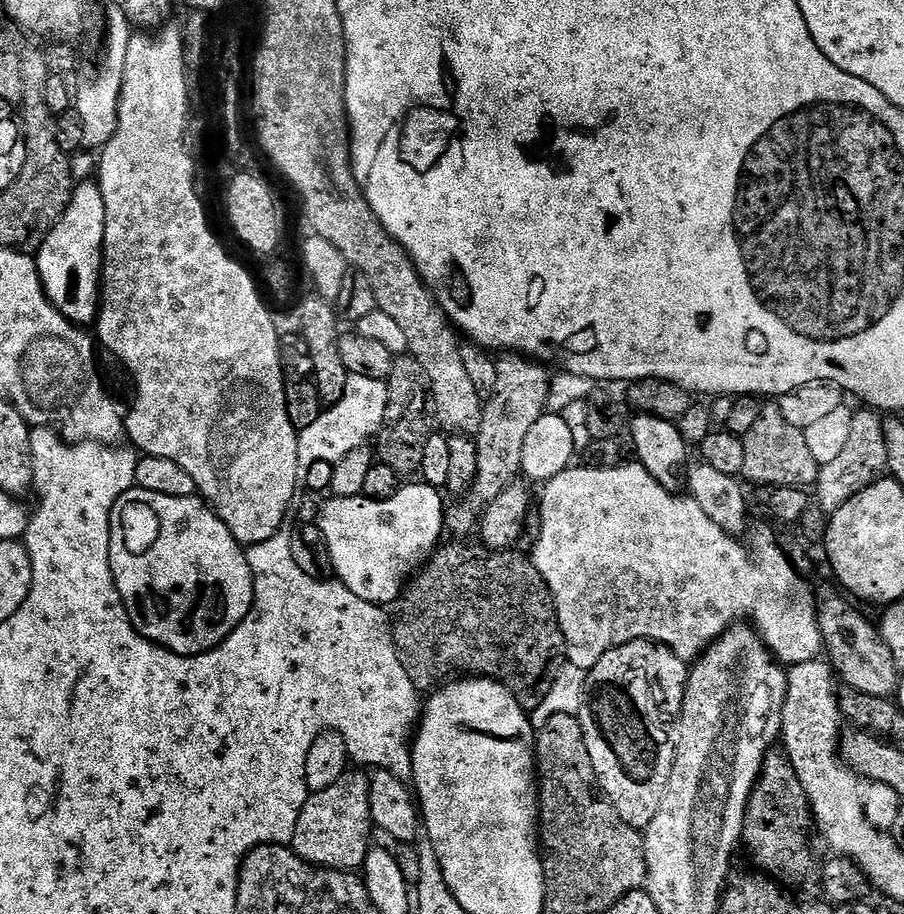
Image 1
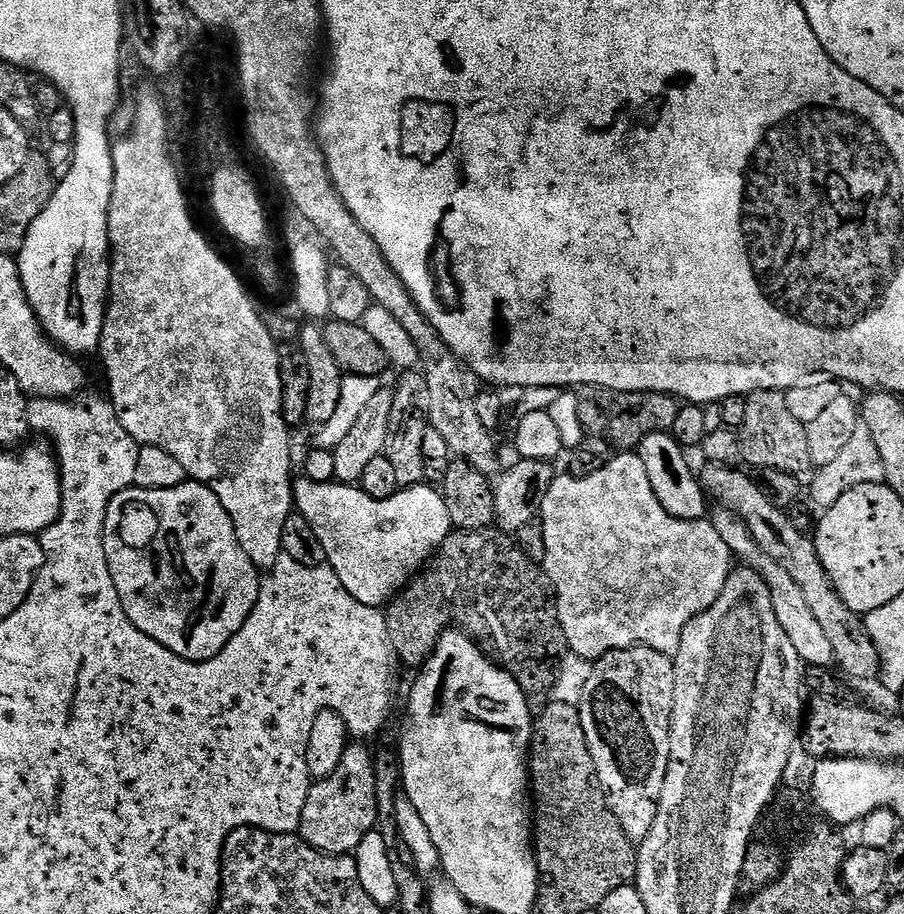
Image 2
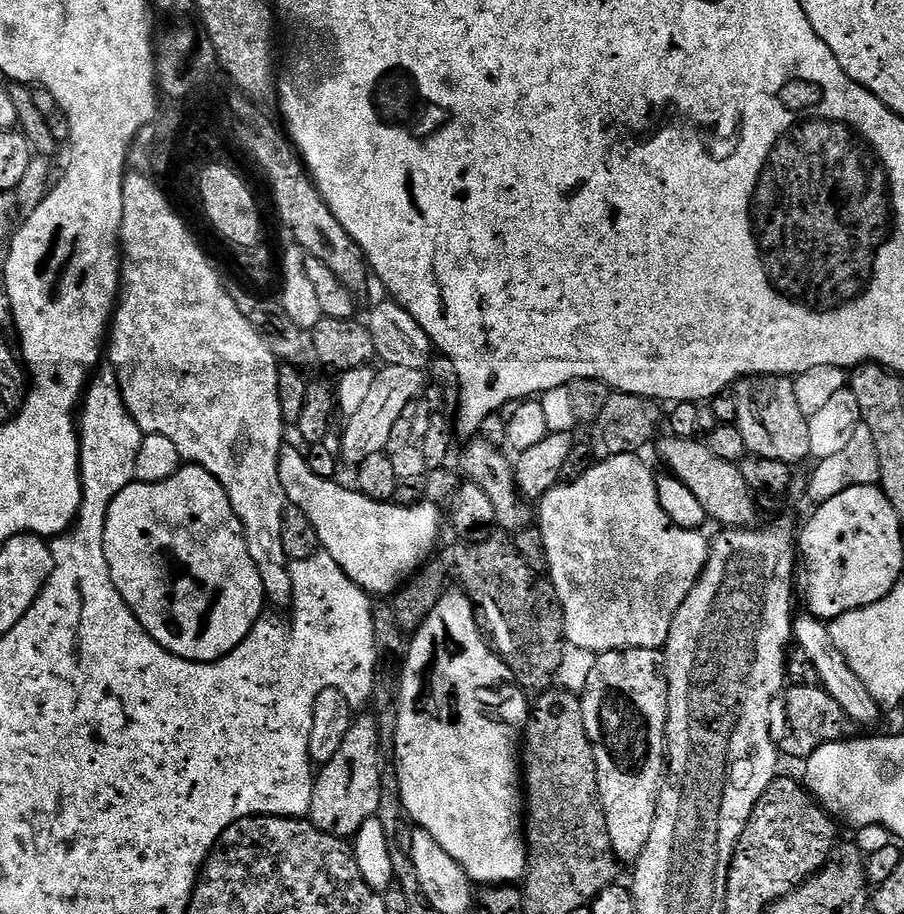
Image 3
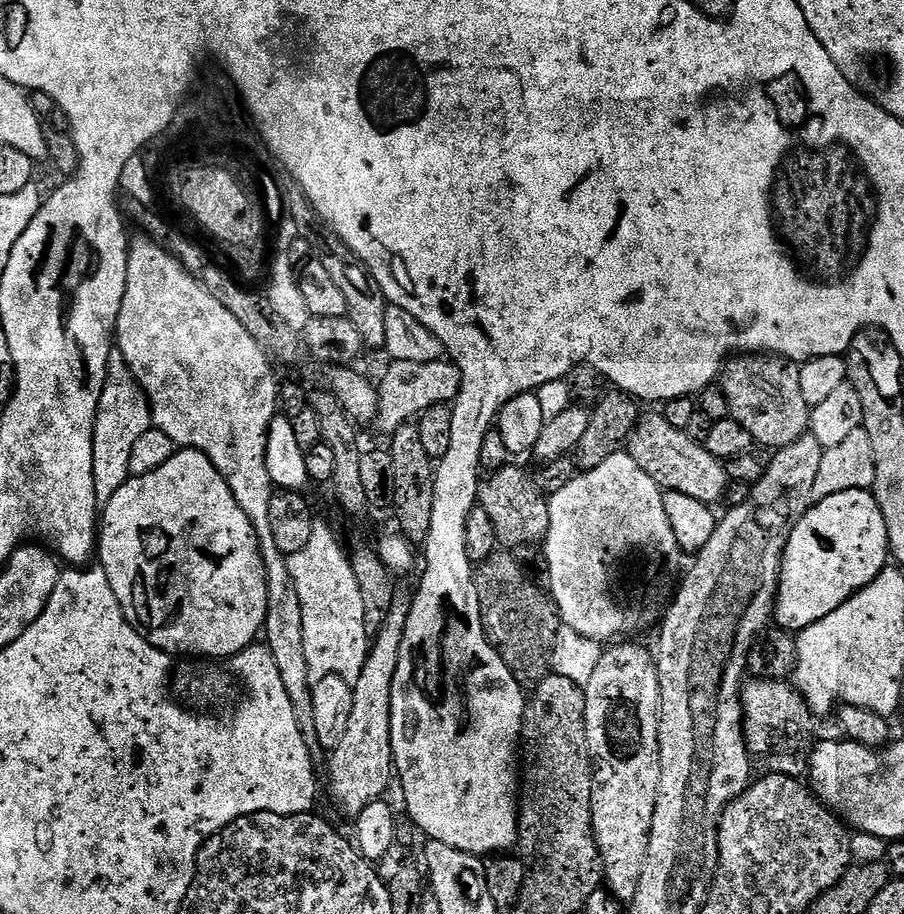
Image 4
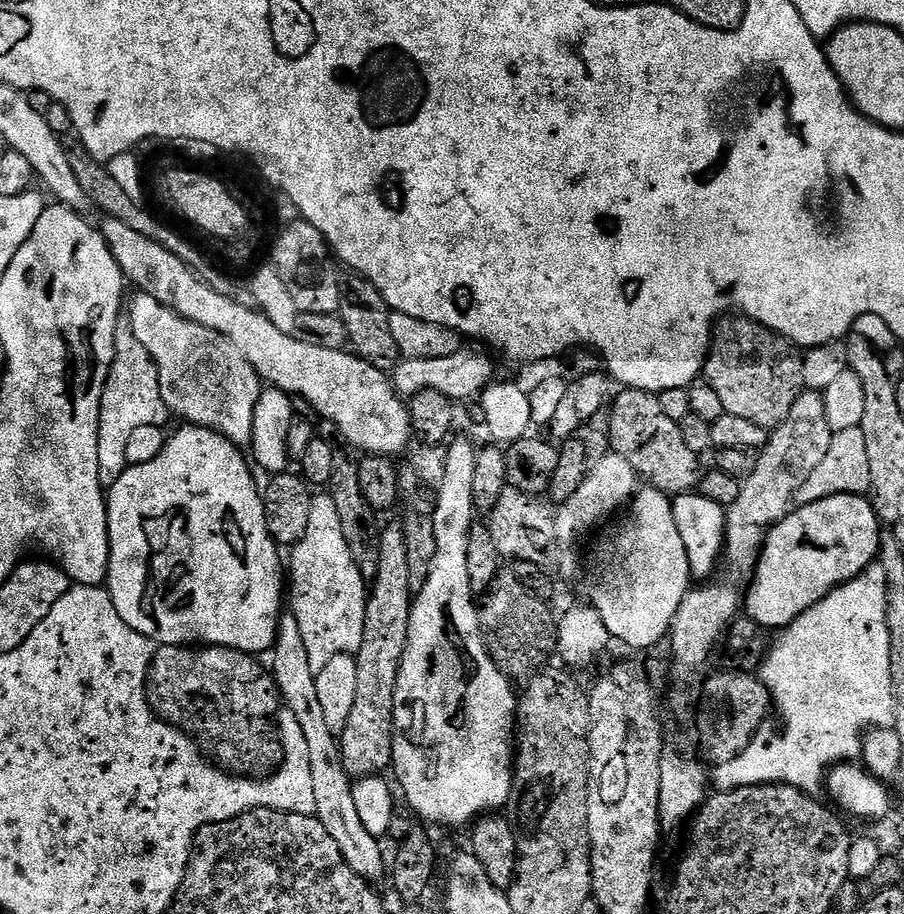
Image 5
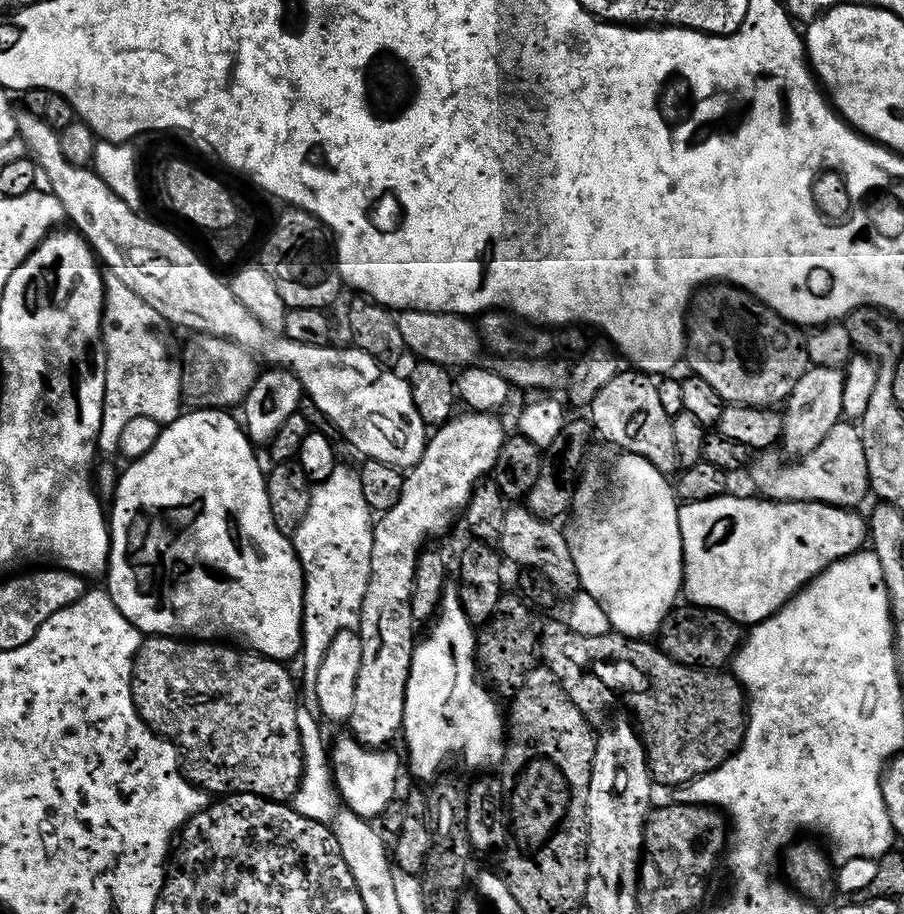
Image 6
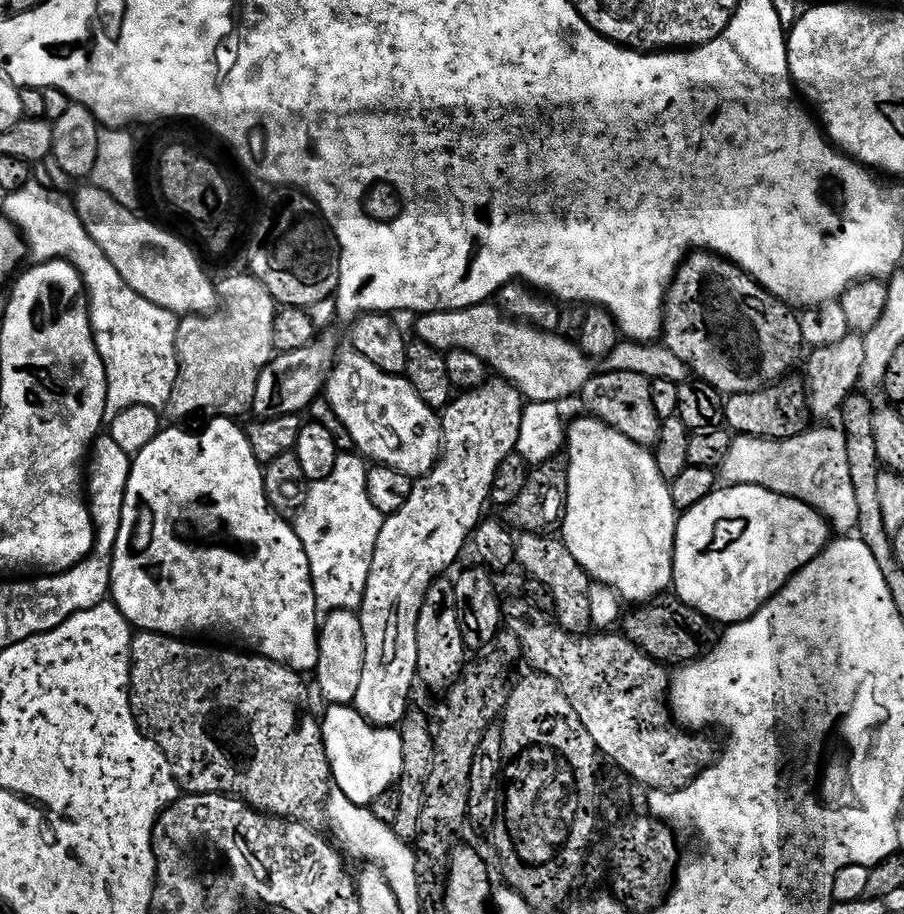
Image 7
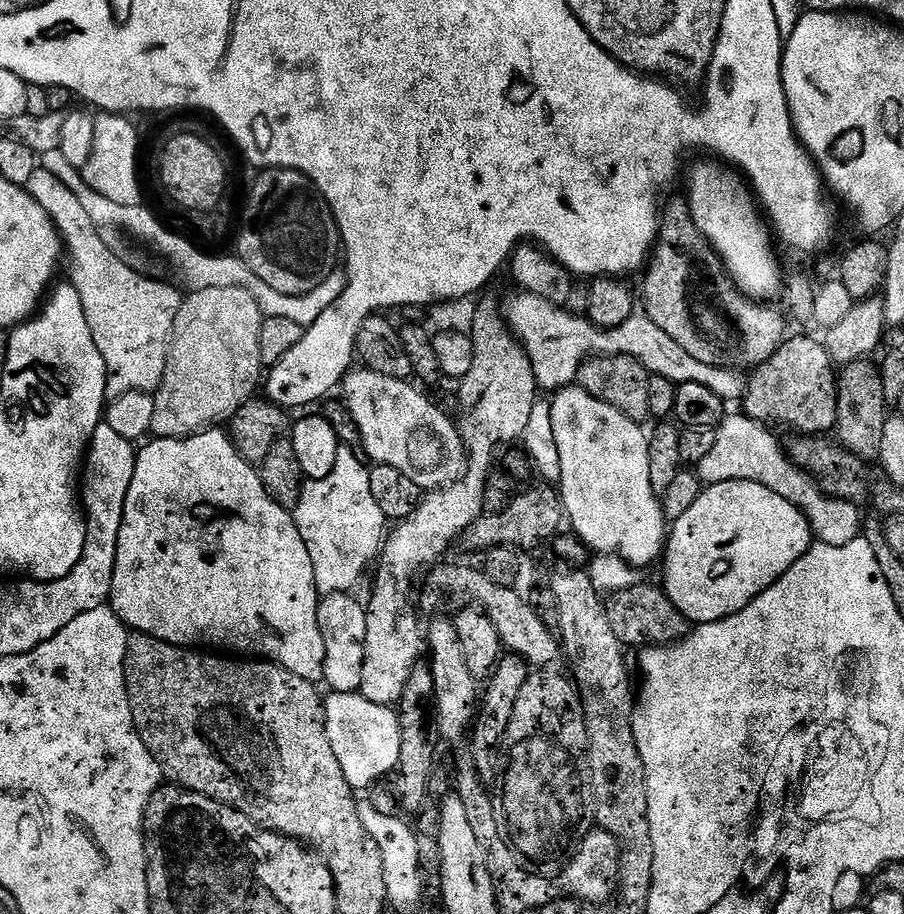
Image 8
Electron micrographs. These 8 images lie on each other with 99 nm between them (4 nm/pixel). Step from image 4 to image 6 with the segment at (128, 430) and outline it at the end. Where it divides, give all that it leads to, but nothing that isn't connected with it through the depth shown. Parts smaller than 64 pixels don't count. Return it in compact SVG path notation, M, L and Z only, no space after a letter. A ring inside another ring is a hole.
M108 274L104 277L104 331L102 347L104 350L104 365L106 366L106 394L104 395L104 413L102 414L102 430L100 431L99 451L108 456L116 456L122 442L122 430L133 418L154 418L161 422L177 420L182 414L182 376L172 369L168 361L168 348L162 337L156 333L156 327L161 327L160 315L126 282Z

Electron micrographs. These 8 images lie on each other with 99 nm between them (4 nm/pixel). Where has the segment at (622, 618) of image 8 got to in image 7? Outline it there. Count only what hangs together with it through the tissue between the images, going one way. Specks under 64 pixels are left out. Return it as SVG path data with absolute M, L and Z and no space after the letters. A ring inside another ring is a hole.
M674 594L655 596L635 611L633 616L623 617L623 635L652 660L658 660L665 666L683 666L692 663L693 660L699 660L709 647L710 621L698 610L686 606Z

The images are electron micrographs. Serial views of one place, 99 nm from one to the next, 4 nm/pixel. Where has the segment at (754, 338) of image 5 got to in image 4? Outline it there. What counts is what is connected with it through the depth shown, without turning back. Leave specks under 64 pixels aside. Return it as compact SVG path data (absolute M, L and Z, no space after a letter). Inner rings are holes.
M744 354L725 363L718 383L726 394L726 402L730 402L731 419L746 426L759 447L761 444L764 448L779 450L809 431L810 409L806 398L802 398L802 378L797 361L771 354Z

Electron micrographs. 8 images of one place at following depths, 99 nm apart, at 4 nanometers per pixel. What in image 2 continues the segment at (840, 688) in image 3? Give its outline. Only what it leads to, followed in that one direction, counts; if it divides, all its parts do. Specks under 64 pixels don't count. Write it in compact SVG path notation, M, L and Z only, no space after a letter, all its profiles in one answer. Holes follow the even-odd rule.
M717 507L711 513L710 519L714 530L718 530L718 535L722 538L722 542L726 542L733 557L747 567L754 568L766 582L774 602L774 614L778 614L778 622L782 626L782 630L786 630L786 638L790 638L794 650L798 650L801 661L808 666L832 668L836 662L834 649L830 646L830 641L826 638L822 626L819 625L818 618L814 618L810 606L806 603L806 594L802 590L802 586L798 586L798 582L794 582L794 578L790 578L790 574L786 574L786 570L782 570L782 566L778 566L778 562L774 562L774 558L770 558L770 554L766 554L760 549L758 542L754 542L754 538L737 516L722 507Z

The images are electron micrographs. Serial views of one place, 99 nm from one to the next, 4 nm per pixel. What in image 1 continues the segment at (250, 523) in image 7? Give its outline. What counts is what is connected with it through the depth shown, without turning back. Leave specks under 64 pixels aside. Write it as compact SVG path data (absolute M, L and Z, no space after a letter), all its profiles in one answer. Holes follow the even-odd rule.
M133 486L129 492L119 496L112 508L110 570L114 574L116 589L122 598L125 610L128 611L130 622L136 627L136 630L152 643L160 645L161 648L169 648L171 652L177 652L180 656L201 656L203 652L217 648L244 621L246 614L250 614L254 602L254 578L245 545L237 542L234 534L230 534L226 522L222 522L222 518L218 518L215 510L209 508L199 495L170 498L170 494L154 494L150 490L142 490Z

